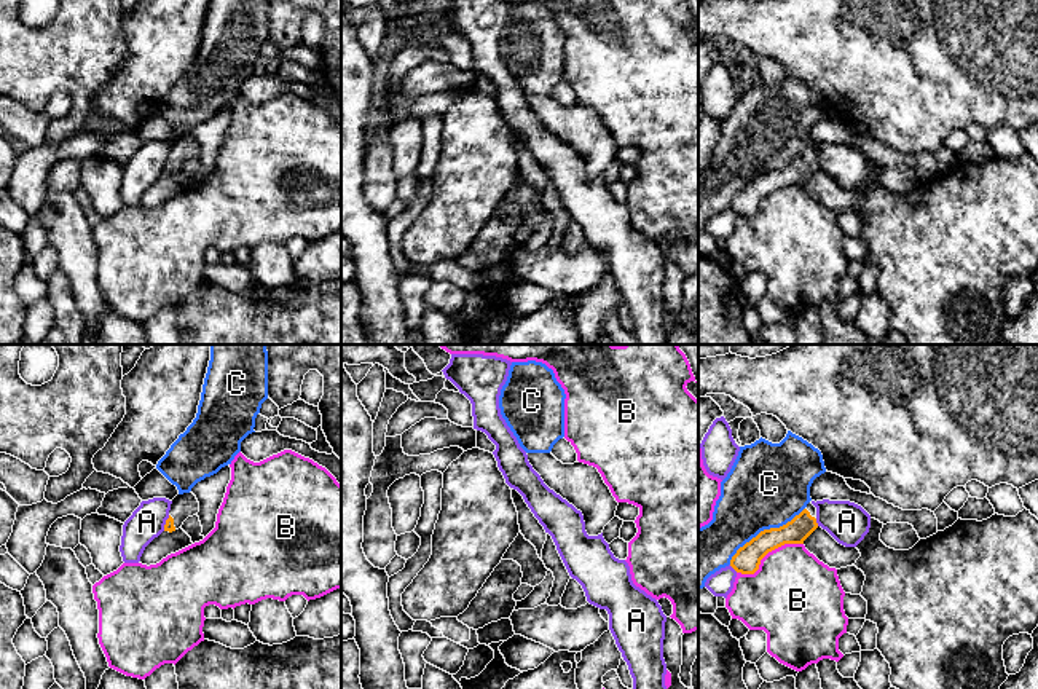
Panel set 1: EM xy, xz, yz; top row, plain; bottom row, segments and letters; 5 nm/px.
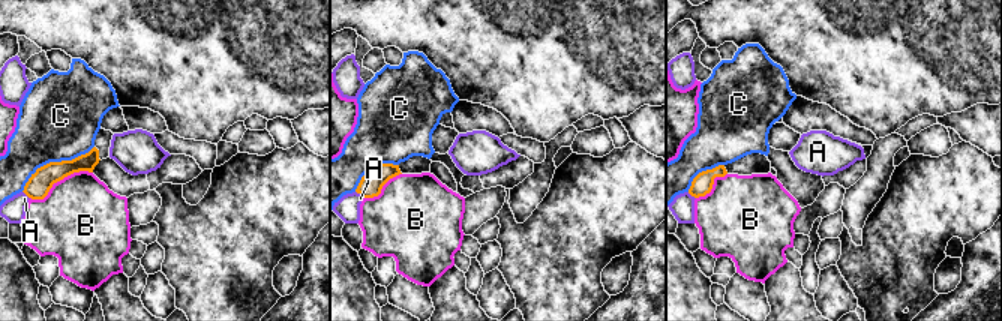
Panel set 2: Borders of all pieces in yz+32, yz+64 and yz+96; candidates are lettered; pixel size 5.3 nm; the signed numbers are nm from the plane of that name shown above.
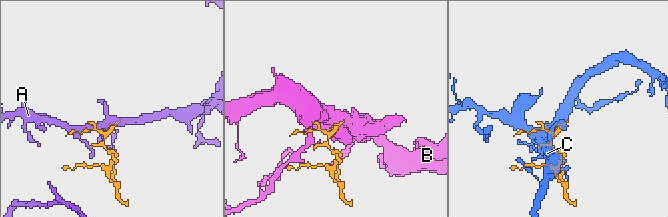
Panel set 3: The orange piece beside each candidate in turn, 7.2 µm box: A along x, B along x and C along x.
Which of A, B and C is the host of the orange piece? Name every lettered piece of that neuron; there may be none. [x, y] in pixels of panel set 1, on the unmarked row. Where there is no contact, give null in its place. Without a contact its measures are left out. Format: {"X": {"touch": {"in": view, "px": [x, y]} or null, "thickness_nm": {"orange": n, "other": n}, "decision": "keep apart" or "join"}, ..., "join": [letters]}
{"A": {"touch": {"in": "yz", "px": [815, 165]}, "thickness_nm": {"orange": 120, "other": 200}, "decision": "keep apart"}, "B": {"touch": {"in": "yz", "px": [767, 195]}, "thickness_nm": {"orange": 140, "other": 440}, "decision": "keep apart"}, "C": {"touch": {"in": "yz", "px": [764, 173]}, "thickness_nm": {"orange": 140, "other": 420}, "decision": "keep apart"}, "join": []}

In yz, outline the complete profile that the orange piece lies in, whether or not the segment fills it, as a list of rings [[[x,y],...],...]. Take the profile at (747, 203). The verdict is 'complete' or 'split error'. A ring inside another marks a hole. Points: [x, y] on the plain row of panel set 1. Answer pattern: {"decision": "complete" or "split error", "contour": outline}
{"decision": "split error", "contour": [[[812,144],[791,164],[780,171],[761,174],[756,180],[737,193],[730,209],[741,217],[754,217],[761,203],[772,193],[784,187],[804,187],[804,183],[818,171],[816,150]]]}

